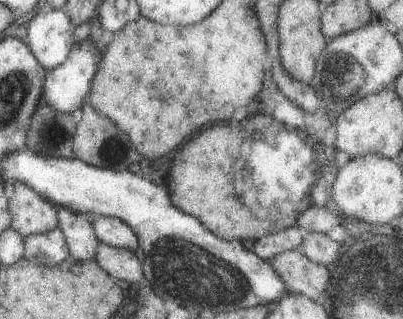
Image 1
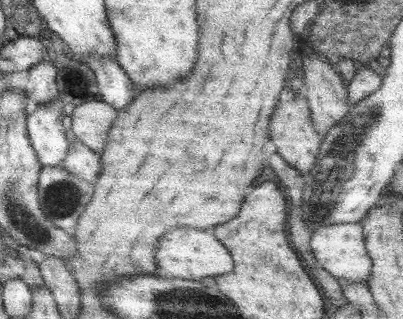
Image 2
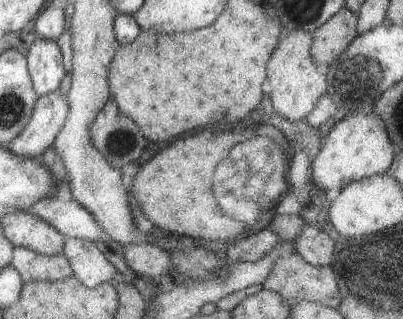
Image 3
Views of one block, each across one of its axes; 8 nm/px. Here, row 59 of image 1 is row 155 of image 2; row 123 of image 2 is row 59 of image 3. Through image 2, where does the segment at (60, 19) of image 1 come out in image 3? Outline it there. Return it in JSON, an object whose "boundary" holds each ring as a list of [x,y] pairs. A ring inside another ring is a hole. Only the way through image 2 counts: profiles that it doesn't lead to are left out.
{"boundary":[[[35,40],[27,50],[25,58],[35,98],[59,90],[65,70],[63,70],[63,54],[57,44]]]}

